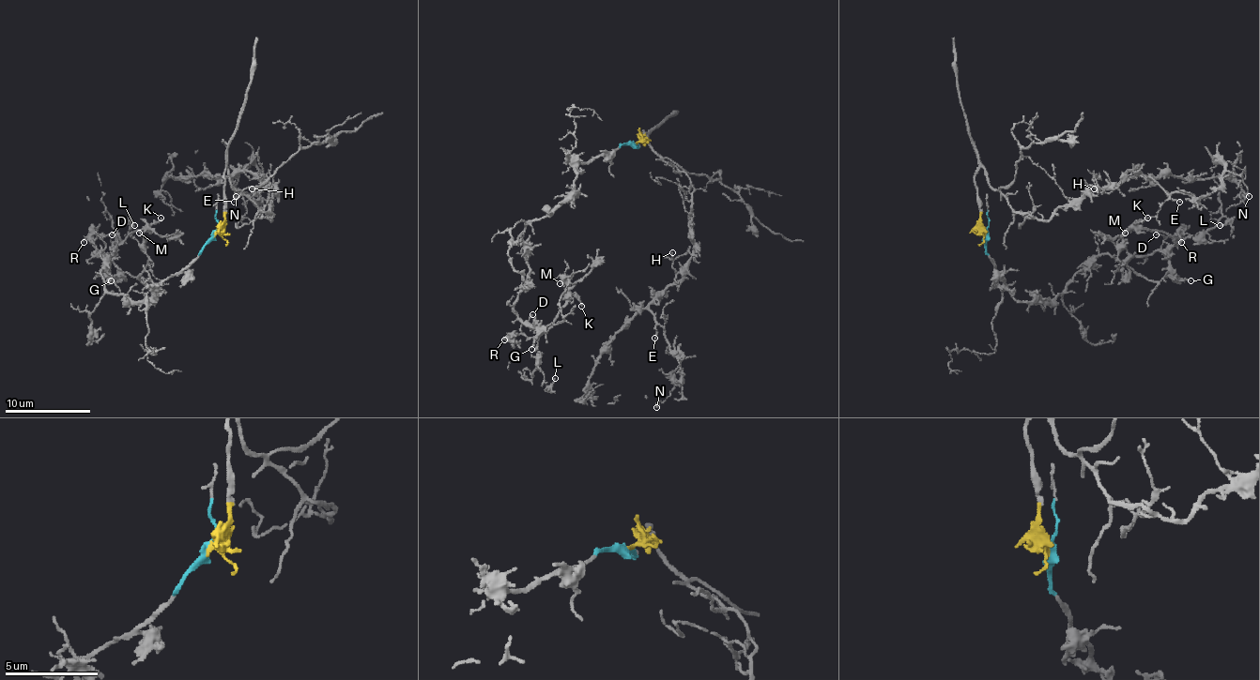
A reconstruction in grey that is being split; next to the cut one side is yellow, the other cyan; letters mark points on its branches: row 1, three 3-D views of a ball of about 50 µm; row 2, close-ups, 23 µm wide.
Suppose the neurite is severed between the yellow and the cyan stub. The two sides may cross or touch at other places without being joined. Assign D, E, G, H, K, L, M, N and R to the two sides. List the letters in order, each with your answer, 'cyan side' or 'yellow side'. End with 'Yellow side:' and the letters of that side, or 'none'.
D: cyan side
E: yellow side
G: cyan side
H: yellow side
K: cyan side
L: cyan side
M: cyan side
N: yellow side
R: cyan side
Yellow side: E, H, N

